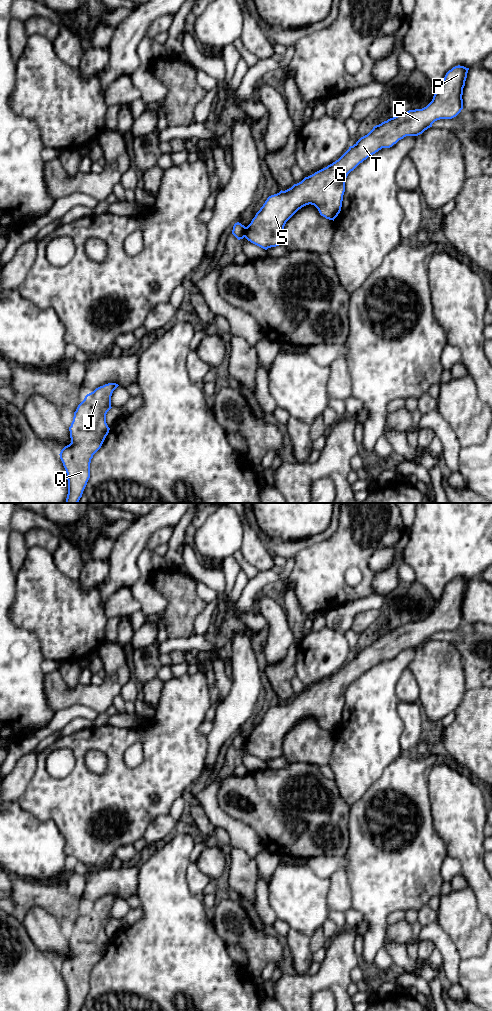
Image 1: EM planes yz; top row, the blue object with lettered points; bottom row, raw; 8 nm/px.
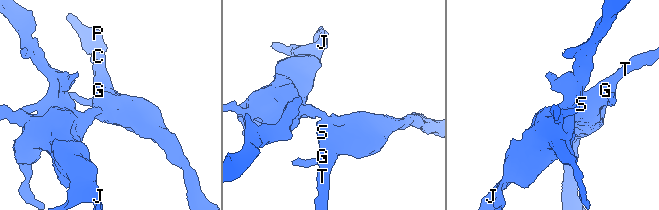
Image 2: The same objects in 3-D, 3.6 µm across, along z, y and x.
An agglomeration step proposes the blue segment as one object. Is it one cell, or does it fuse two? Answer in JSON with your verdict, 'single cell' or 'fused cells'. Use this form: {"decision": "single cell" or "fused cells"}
{"decision": "fused cells"}

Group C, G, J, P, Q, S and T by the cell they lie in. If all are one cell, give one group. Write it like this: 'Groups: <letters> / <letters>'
Groups: C G P S T / J Q

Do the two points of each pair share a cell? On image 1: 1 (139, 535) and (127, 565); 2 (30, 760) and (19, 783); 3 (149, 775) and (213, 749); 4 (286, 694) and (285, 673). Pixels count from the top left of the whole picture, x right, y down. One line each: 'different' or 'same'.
1: same
2: same
3: different
4: same

